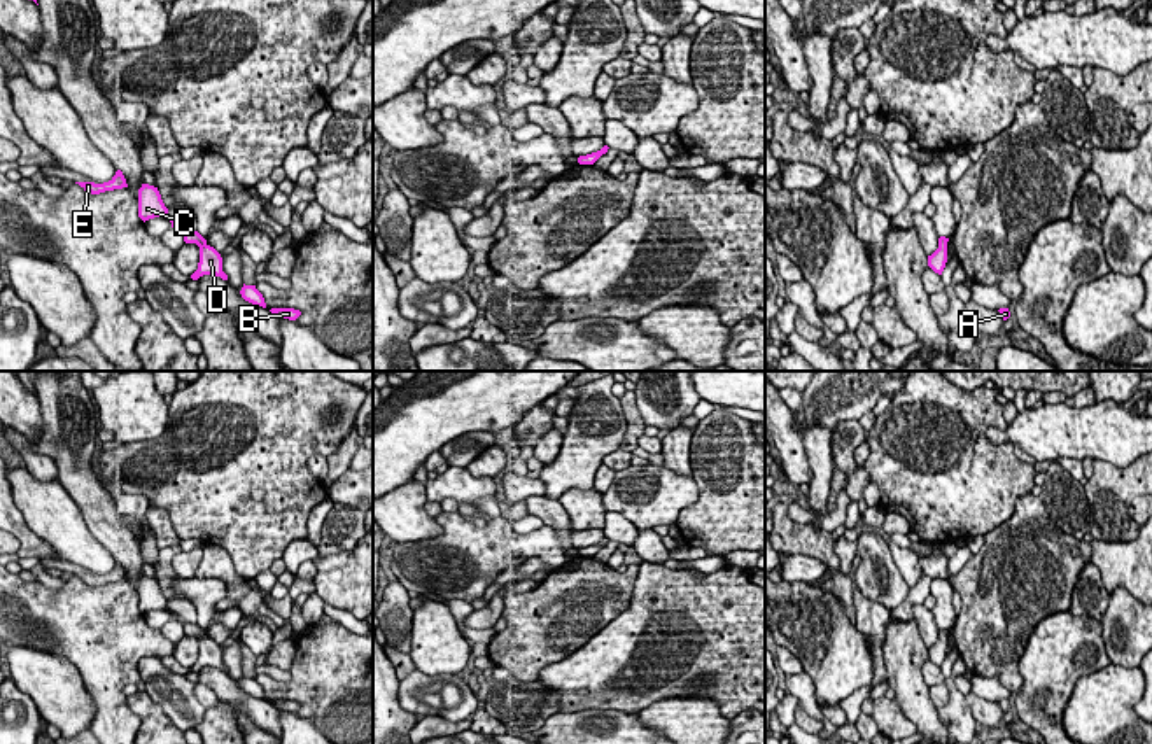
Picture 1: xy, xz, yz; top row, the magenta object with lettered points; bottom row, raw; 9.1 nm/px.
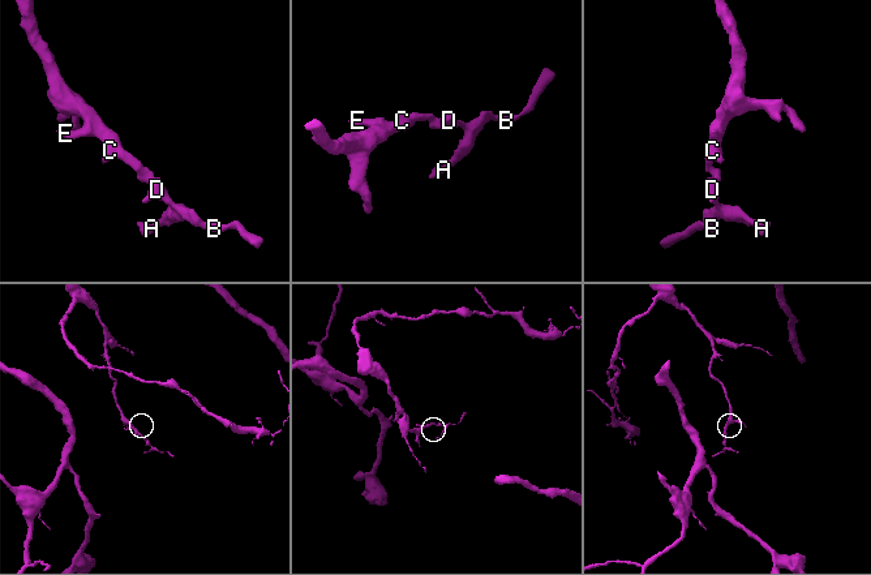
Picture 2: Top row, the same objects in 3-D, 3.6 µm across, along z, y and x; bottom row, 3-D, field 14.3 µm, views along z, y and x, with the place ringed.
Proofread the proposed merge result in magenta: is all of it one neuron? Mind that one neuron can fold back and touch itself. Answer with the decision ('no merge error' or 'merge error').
no merge error

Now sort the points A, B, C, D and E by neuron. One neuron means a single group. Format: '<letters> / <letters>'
A B C D E

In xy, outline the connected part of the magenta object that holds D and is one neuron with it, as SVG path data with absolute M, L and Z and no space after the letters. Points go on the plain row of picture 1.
M182 621L182 627L186 635L196 635L200 639L198 662L191 667L191 670L198 672L203 667L215 667L228 672L228 667L222 663L221 646L210 639L198 623Z

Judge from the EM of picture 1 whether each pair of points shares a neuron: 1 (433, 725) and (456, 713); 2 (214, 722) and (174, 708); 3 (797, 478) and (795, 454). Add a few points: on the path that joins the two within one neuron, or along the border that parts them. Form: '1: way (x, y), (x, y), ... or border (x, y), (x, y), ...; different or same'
1: border (426, 715), (466, 720); different
2: border (207, 709), (196, 725); different
3: way (797, 473), (795, 459); same

